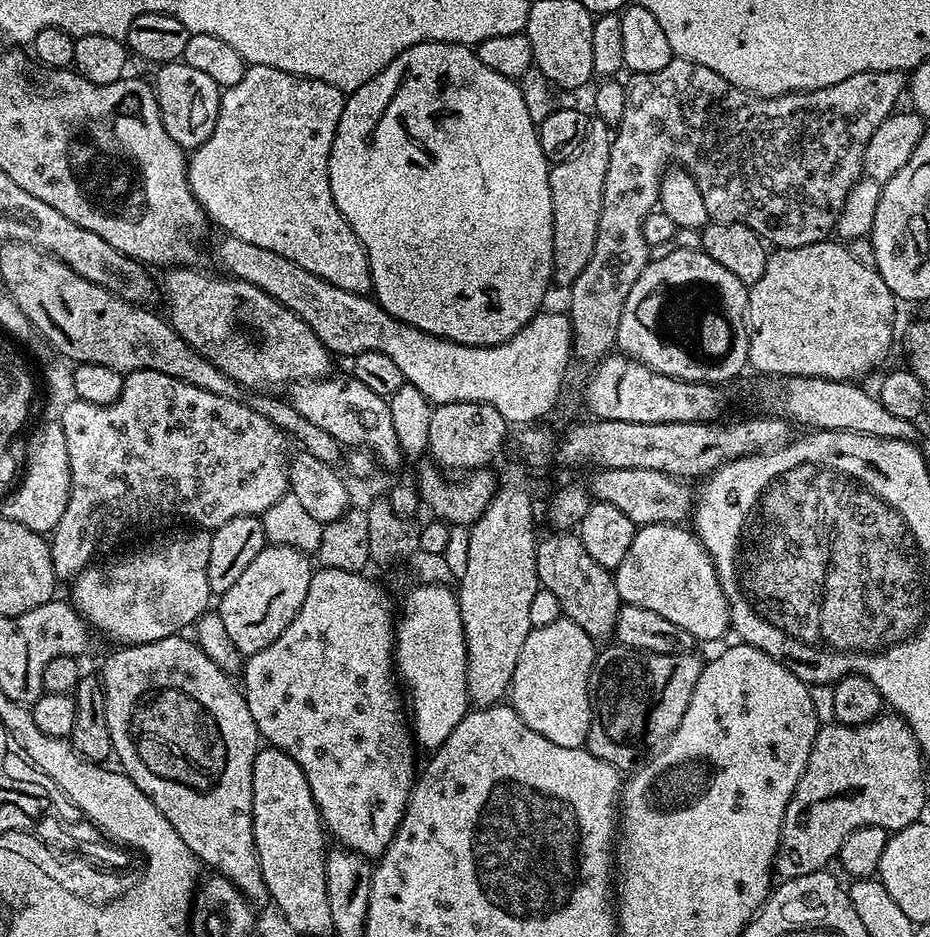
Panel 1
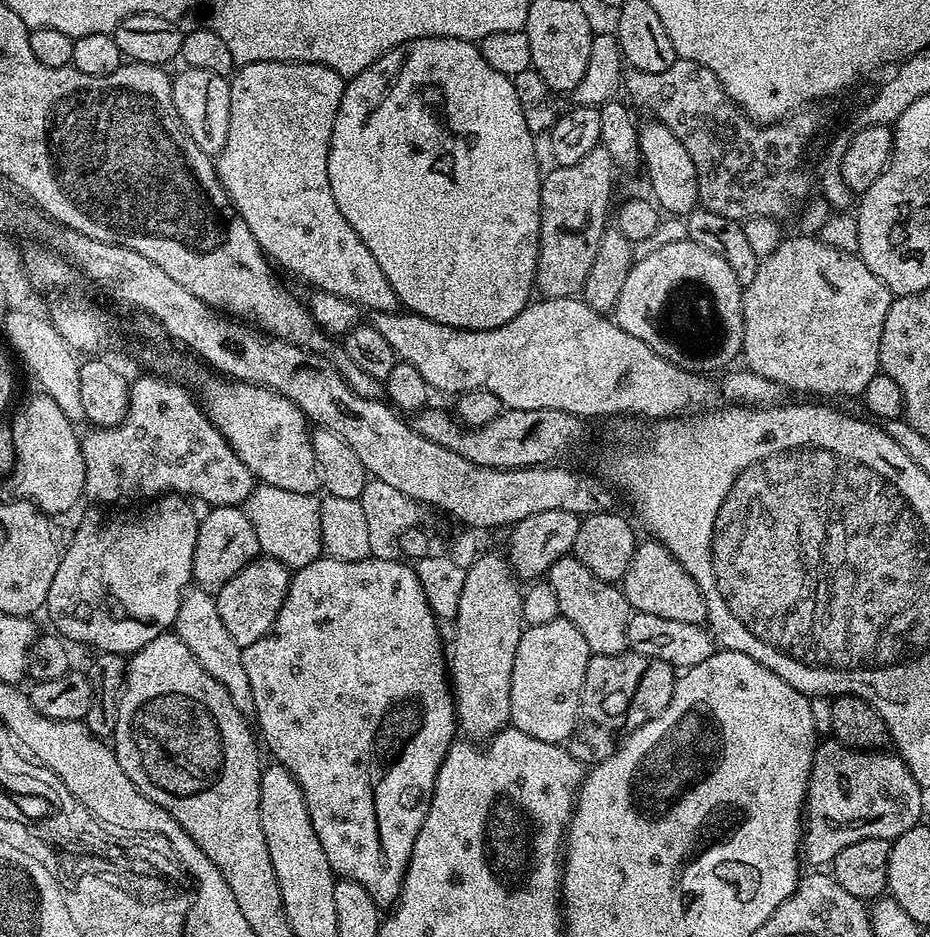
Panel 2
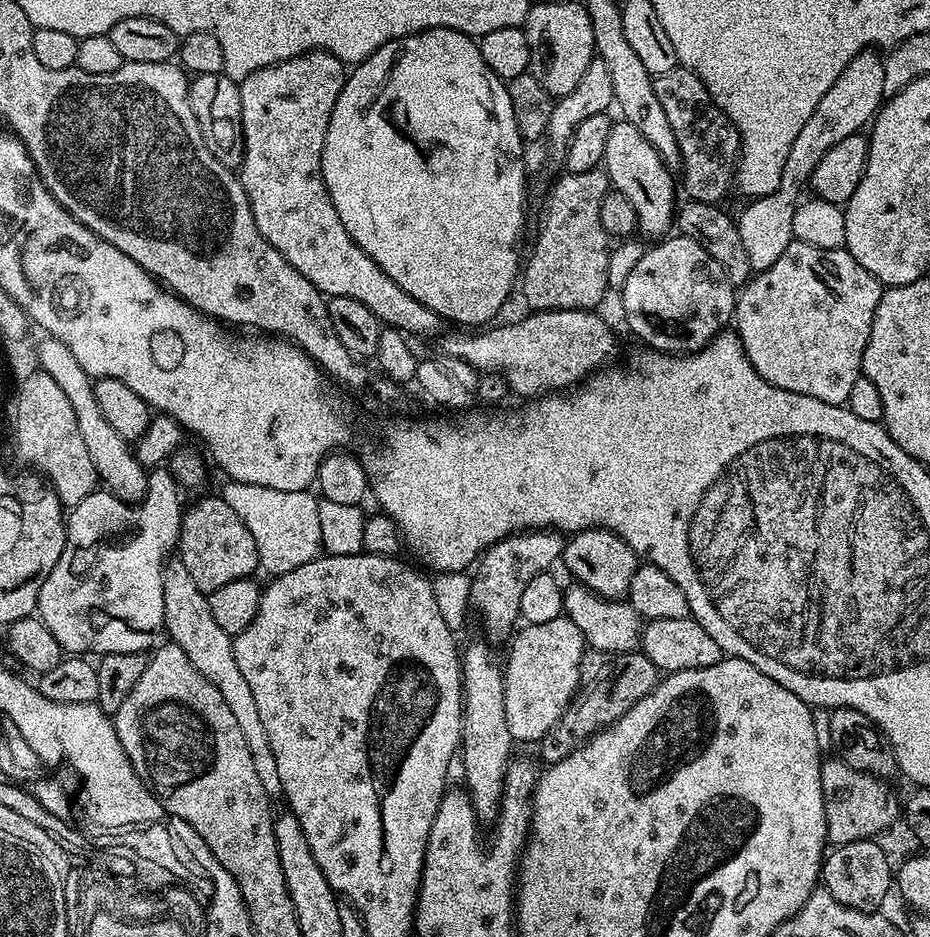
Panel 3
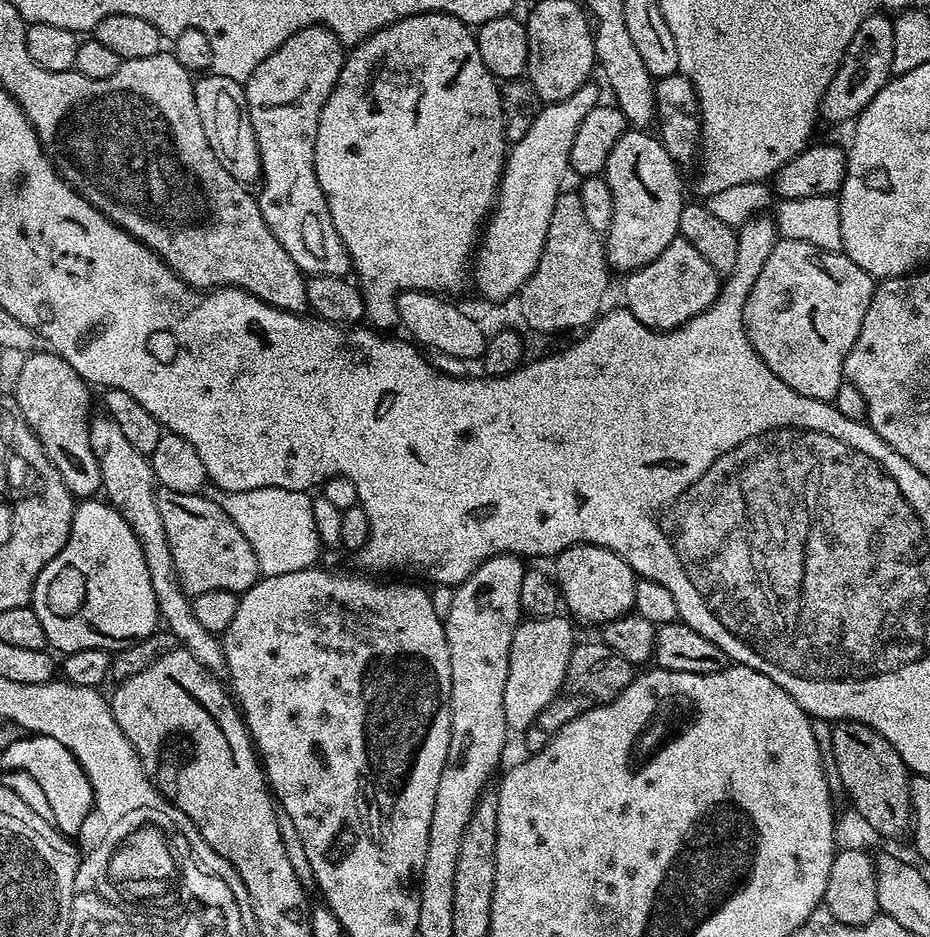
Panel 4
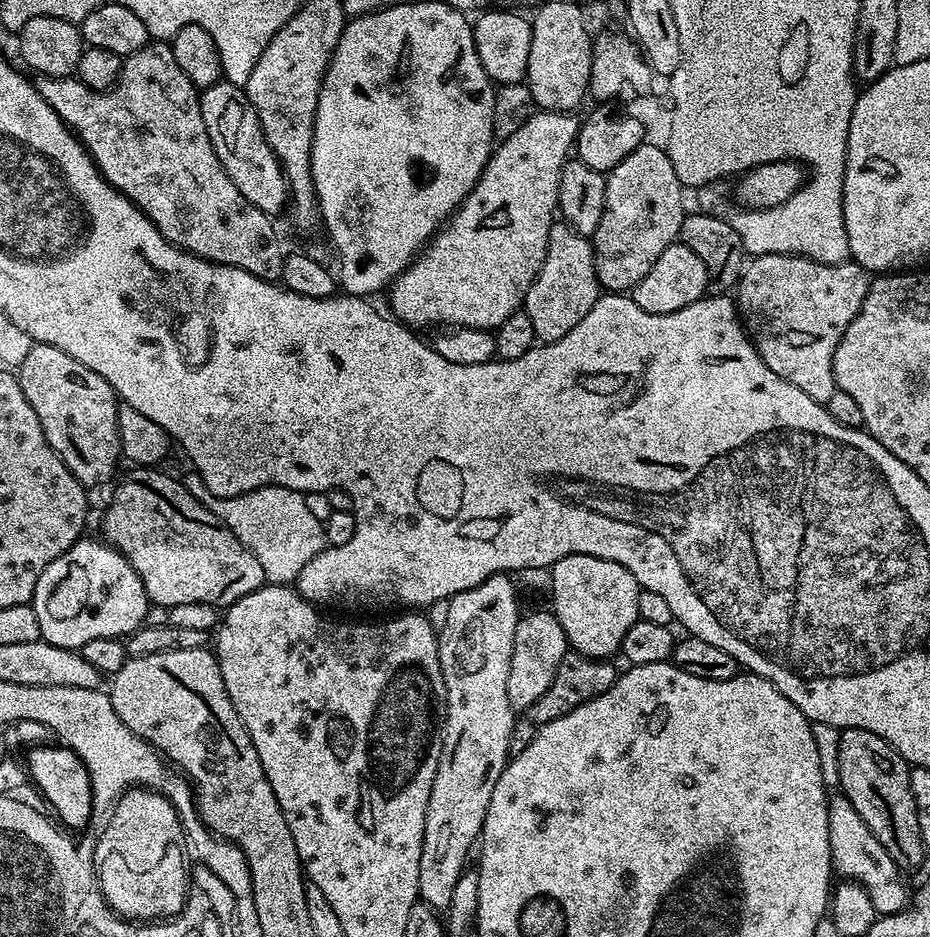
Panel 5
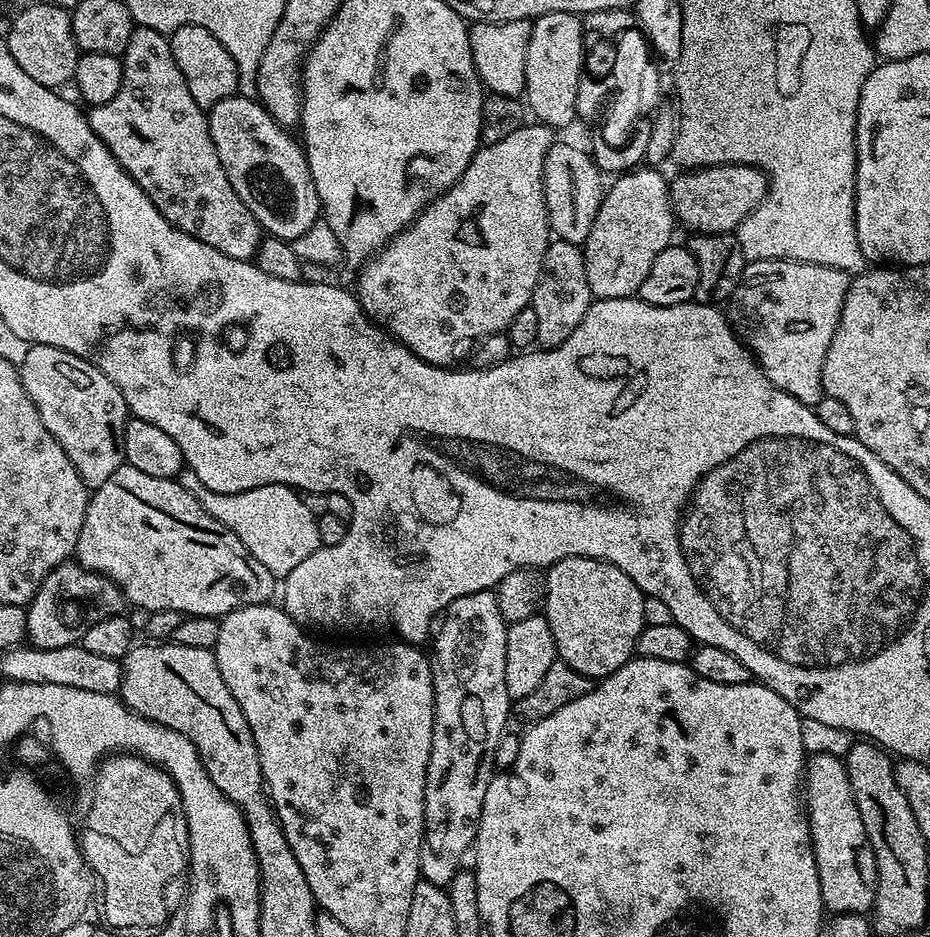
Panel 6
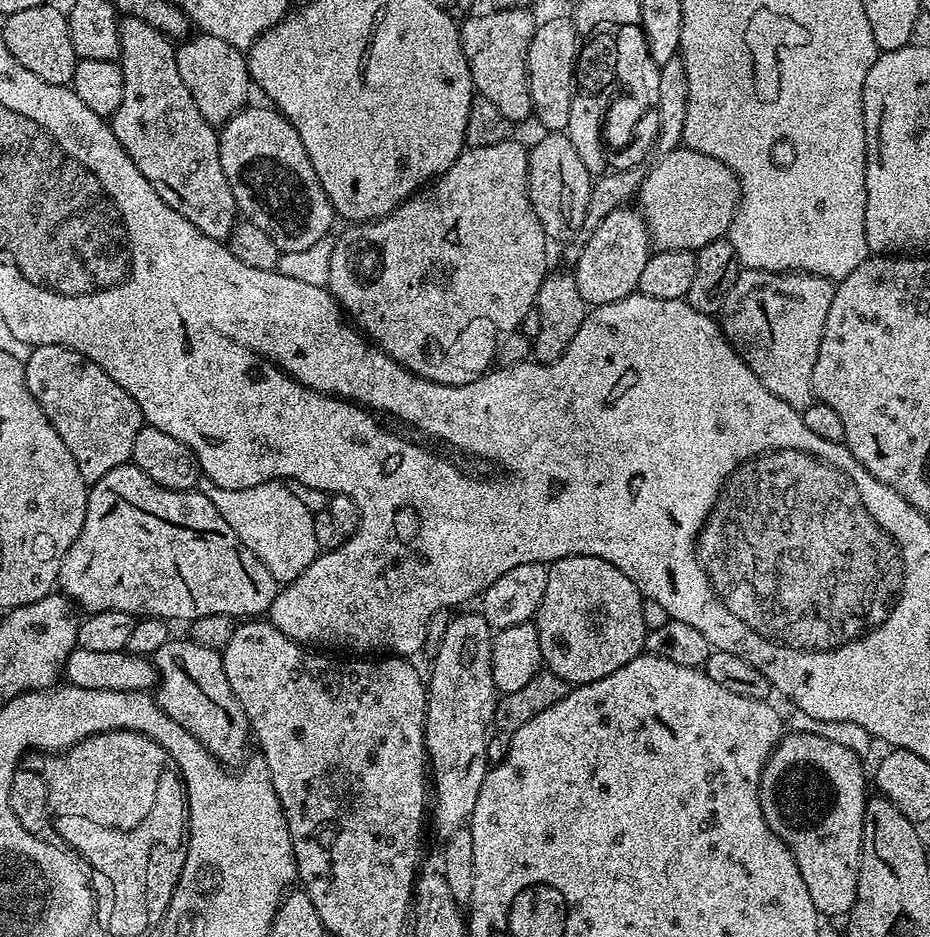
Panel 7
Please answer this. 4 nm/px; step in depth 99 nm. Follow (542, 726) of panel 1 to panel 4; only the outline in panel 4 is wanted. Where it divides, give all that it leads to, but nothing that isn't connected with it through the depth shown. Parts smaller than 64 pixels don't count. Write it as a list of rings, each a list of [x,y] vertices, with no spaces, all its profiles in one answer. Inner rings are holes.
[[[567,615],[538,616],[521,619],[514,630],[514,642],[510,642],[510,670],[506,674],[506,694],[502,694],[502,706],[506,710],[506,722],[513,733],[523,734],[530,725],[550,706],[552,699],[560,693],[570,666],[570,654],[575,650],[578,637],[572,629],[573,621]]]

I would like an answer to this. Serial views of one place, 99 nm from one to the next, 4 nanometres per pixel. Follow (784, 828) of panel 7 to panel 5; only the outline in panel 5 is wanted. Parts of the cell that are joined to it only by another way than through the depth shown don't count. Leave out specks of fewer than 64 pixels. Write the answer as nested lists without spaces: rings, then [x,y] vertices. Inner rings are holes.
[[[836,794],[828,802],[828,821],[830,822],[830,854],[832,866],[837,877],[853,884],[860,884],[870,894],[874,910],[880,916],[892,916],[902,912],[910,904],[910,888],[904,881],[905,873],[886,854],[882,842],[874,838],[870,826],[862,822],[858,810],[842,794]]]

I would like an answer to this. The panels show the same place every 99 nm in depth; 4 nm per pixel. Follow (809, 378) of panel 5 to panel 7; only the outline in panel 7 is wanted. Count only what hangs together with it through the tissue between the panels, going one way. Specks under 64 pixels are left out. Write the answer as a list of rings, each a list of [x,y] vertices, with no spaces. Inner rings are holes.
[[[744,268],[740,273],[740,277],[734,282],[734,286],[730,286],[730,294],[726,294],[726,302],[720,307],[718,323],[721,332],[728,340],[728,345],[742,358],[742,362],[746,362],[746,366],[750,366],[750,370],[754,370],[758,382],[762,382],[762,386],[766,386],[766,390],[770,390],[770,394],[782,398],[782,402],[786,402],[786,406],[790,406],[795,412],[803,413],[804,409],[814,403],[812,395],[814,362],[818,362],[818,346],[822,346],[822,330],[826,330],[826,314],[830,314],[830,302],[834,298],[835,293],[836,284],[821,276],[785,274],[783,272],[767,272],[766,270]]]

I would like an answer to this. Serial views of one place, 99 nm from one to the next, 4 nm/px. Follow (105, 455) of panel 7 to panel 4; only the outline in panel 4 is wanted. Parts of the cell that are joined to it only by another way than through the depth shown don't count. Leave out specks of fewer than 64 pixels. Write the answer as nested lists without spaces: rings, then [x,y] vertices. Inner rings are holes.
[[[51,350],[28,354],[19,373],[15,398],[22,418],[34,430],[50,462],[62,474],[62,482],[76,498],[92,498],[101,491],[98,458],[90,446],[92,396],[88,381],[83,380],[61,356]]]

